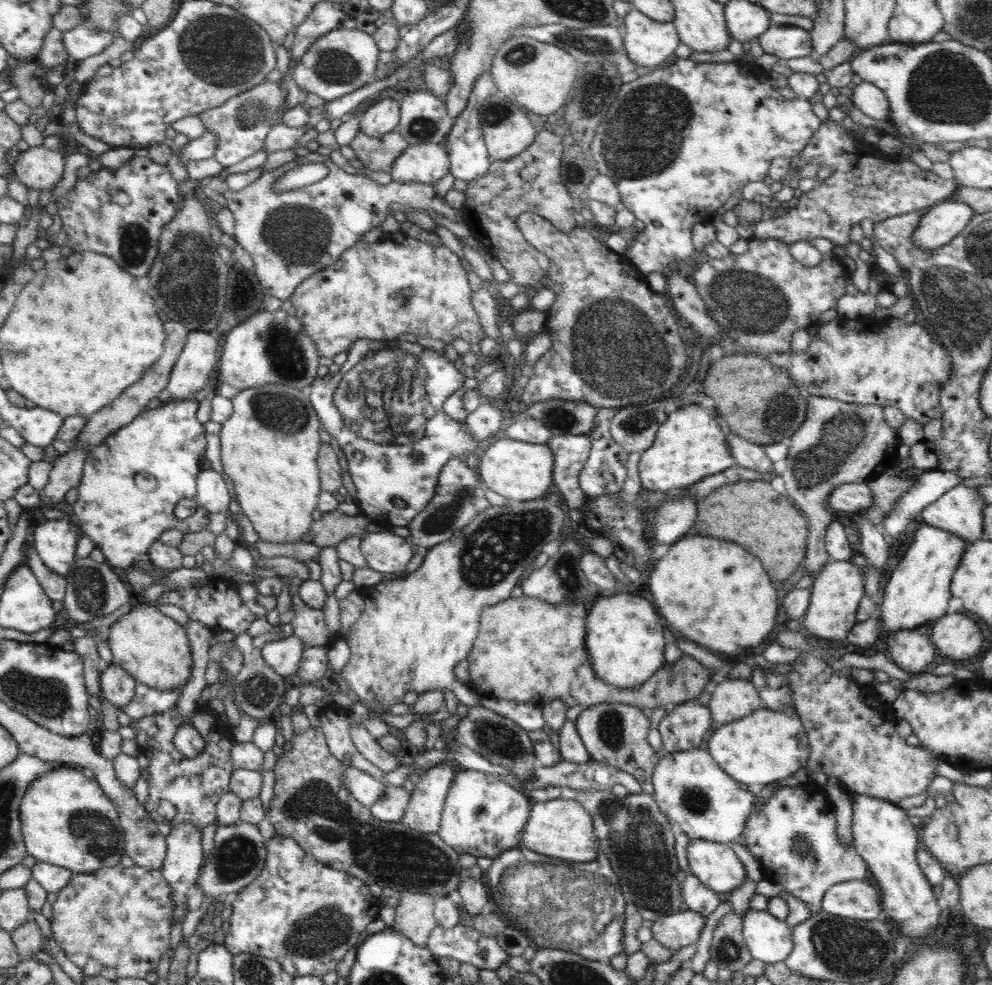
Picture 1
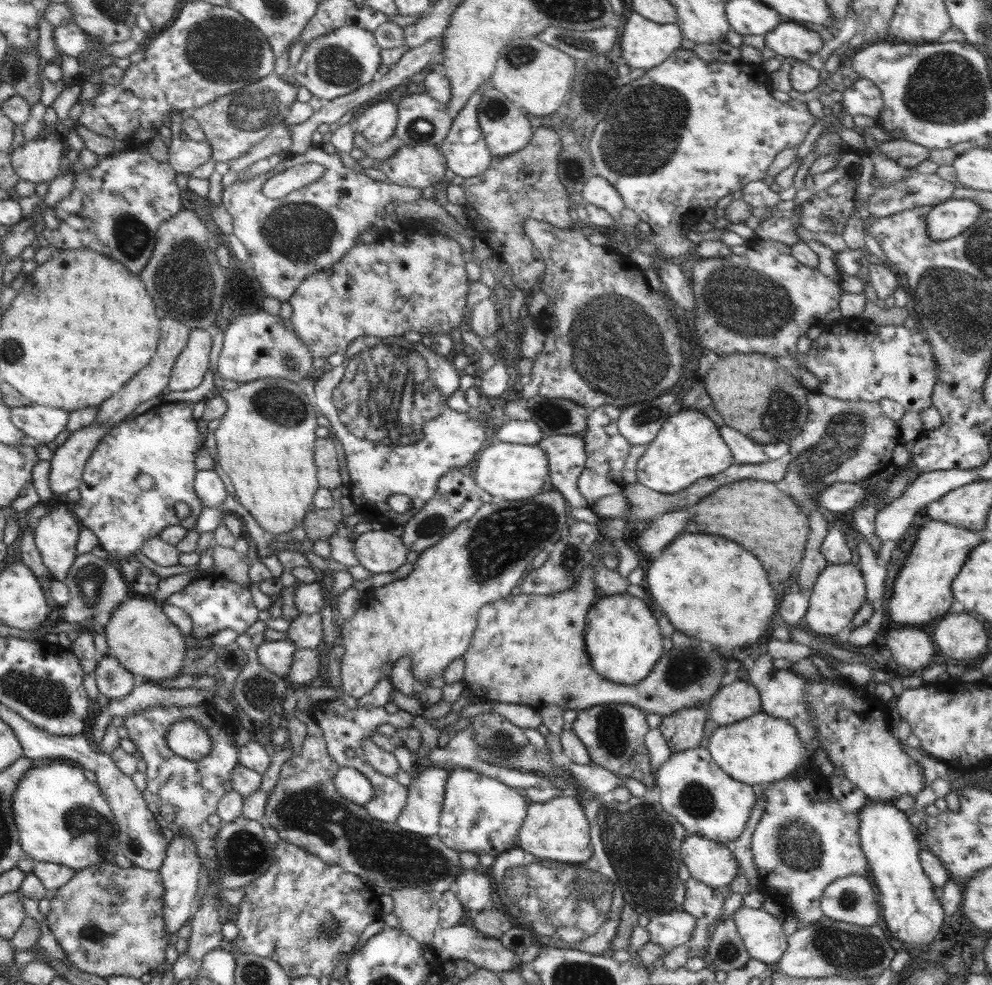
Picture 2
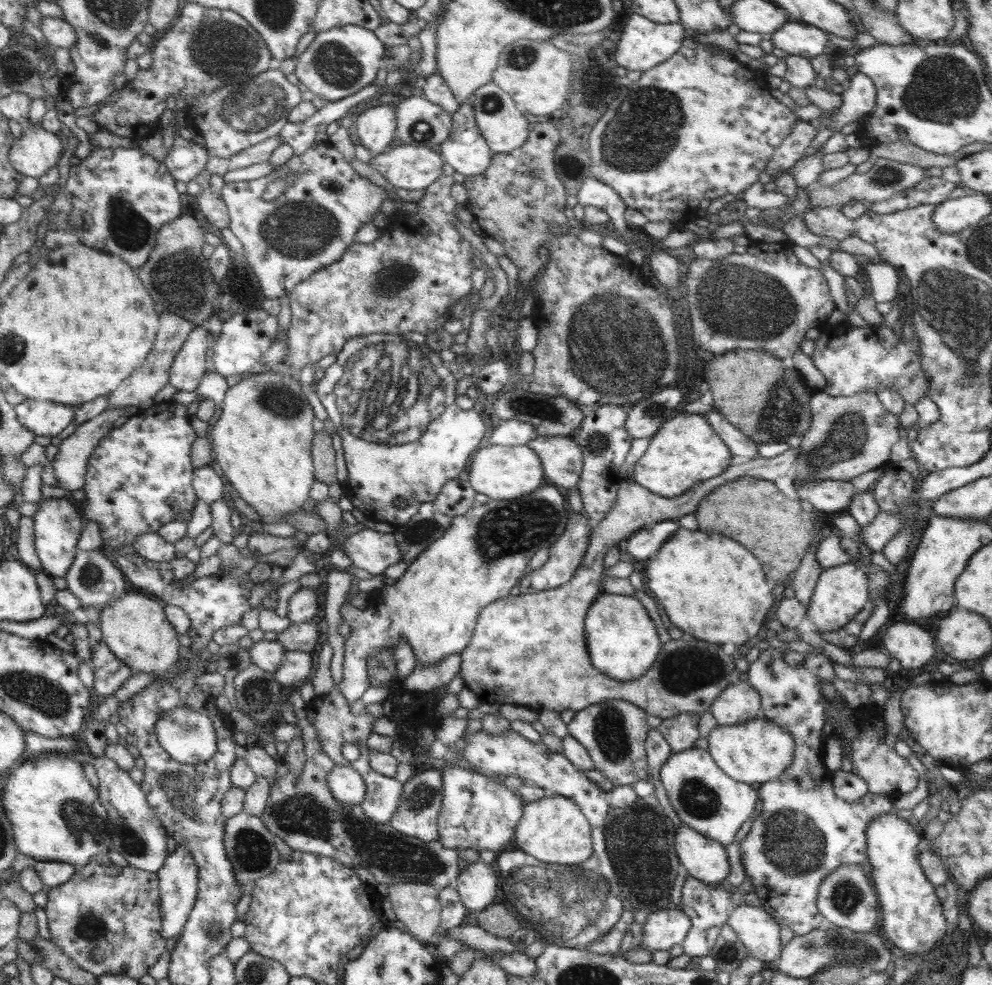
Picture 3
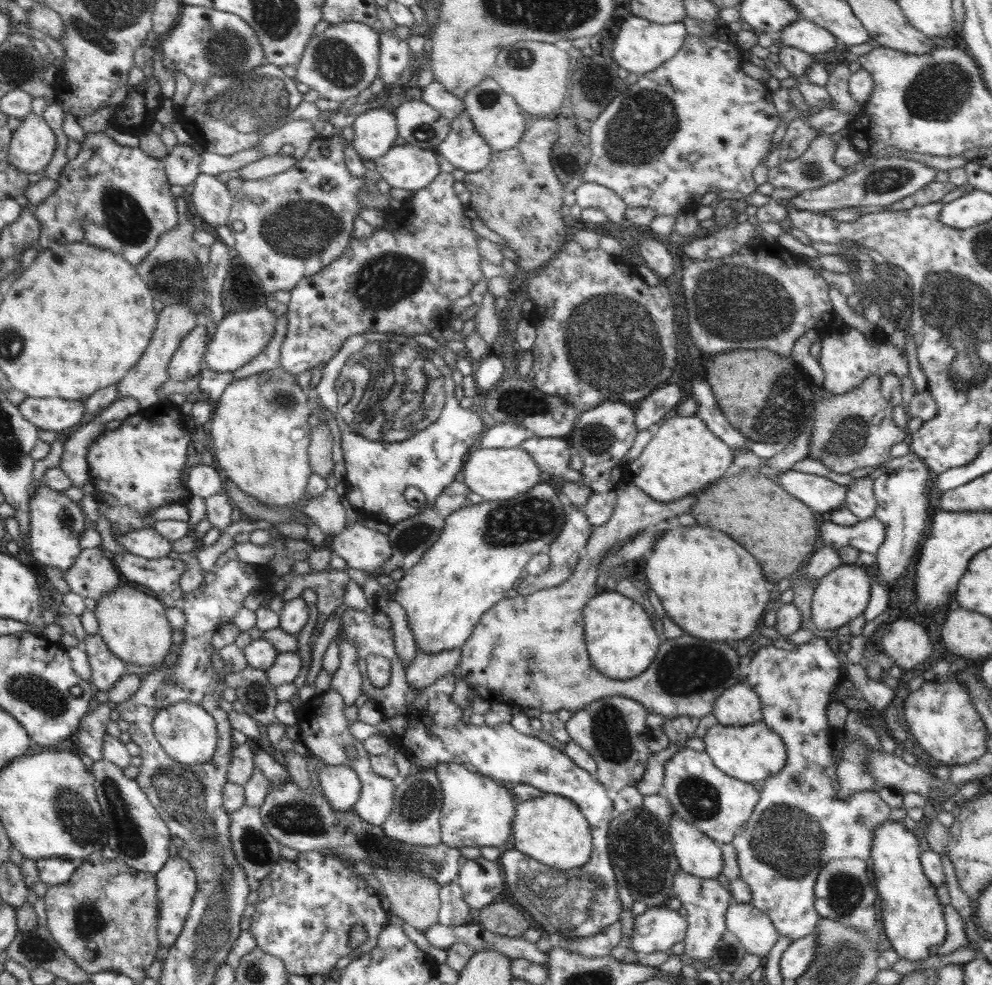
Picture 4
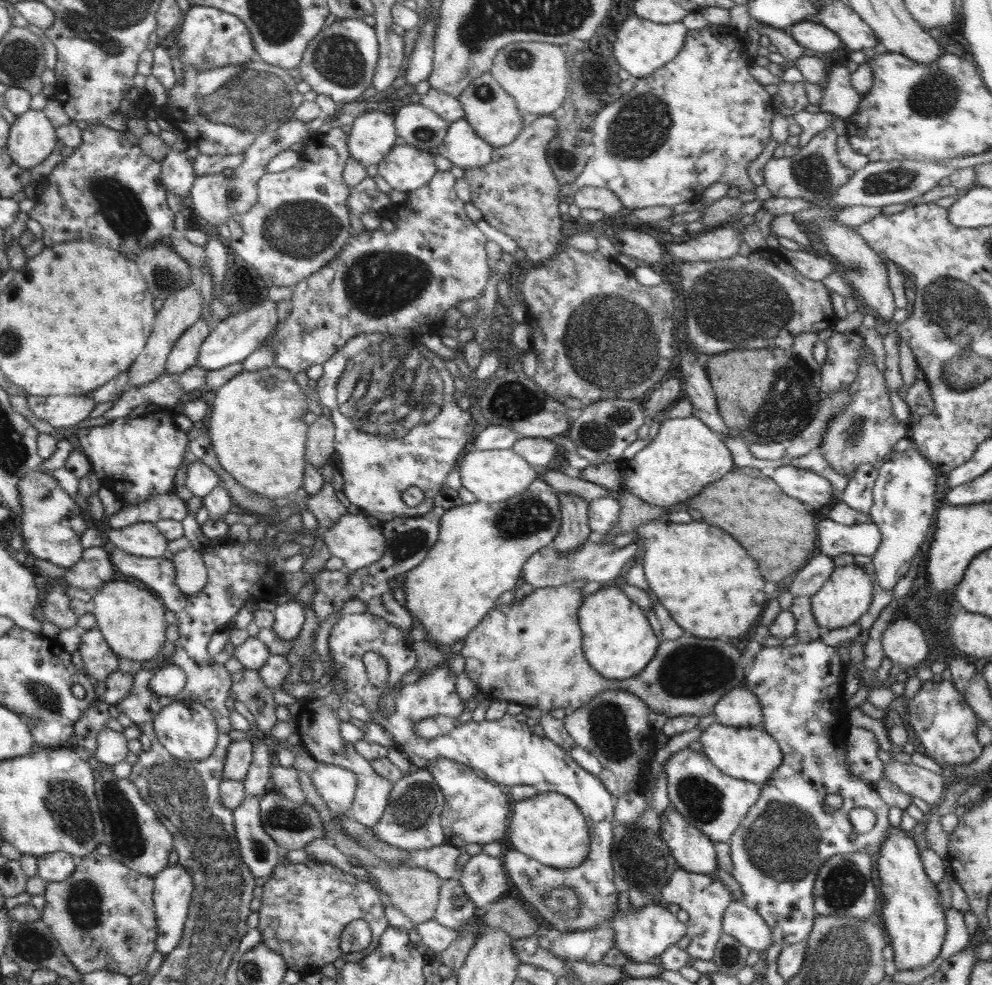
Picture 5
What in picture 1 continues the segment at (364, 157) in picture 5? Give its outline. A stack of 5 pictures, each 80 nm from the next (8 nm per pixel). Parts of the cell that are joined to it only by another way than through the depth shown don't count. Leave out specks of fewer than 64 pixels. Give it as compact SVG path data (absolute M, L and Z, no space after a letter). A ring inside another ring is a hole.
M380 99L370 103L360 118L359 132L380 138L395 130L399 123L399 104L394 100Z

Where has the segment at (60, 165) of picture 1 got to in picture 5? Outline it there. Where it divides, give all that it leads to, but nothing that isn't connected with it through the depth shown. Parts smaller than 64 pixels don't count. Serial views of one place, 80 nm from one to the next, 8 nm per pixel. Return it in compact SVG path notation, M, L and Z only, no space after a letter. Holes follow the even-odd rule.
M30 108L10 125L7 149L16 166L31 170L48 158L57 143L55 128L46 114Z

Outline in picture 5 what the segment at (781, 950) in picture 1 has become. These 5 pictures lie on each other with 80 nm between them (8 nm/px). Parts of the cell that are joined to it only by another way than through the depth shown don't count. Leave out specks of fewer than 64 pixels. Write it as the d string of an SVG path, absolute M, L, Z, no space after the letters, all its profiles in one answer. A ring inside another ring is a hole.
M732 900L726 908L723 932L736 938L751 951L761 954L764 954L772 942L770 927L766 925L766 921L756 910L736 900Z

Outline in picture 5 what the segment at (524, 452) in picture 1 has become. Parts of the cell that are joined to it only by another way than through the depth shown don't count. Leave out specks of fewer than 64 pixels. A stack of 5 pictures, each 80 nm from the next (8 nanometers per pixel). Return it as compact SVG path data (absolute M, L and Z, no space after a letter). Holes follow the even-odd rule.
M511 449L470 452L459 462L459 475L462 486L474 494L477 502L487 504L513 498L524 492L534 479L539 478L538 469Z

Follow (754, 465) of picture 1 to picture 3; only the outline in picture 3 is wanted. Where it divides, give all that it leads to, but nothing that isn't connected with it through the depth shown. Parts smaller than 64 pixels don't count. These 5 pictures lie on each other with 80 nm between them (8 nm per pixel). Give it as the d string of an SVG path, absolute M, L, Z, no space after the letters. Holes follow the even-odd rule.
M716 408L708 412L705 417L710 427L714 428L714 432L730 449L735 460L746 461L759 456L759 443L748 439L748 436L737 430L730 422L726 422L726 418L722 418L722 414L716 412Z

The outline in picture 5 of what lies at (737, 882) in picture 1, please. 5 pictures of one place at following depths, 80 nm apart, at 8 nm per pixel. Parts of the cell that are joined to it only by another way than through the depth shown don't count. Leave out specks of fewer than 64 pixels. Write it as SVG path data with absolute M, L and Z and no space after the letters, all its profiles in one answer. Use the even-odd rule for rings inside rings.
M675 808L666 810L663 814L659 834L662 836L662 841L670 848L670 855L677 862L678 867L694 874L710 876L716 874L718 859L716 859L714 842L701 830L691 825Z

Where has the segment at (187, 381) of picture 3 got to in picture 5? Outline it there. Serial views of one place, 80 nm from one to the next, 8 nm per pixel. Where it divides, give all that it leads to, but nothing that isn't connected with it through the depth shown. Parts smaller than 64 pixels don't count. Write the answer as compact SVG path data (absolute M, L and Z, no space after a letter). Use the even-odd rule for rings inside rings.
M202 316L189 326L174 343L166 362L166 372L172 376L181 376L186 370L198 365L200 345L214 327L215 324Z

